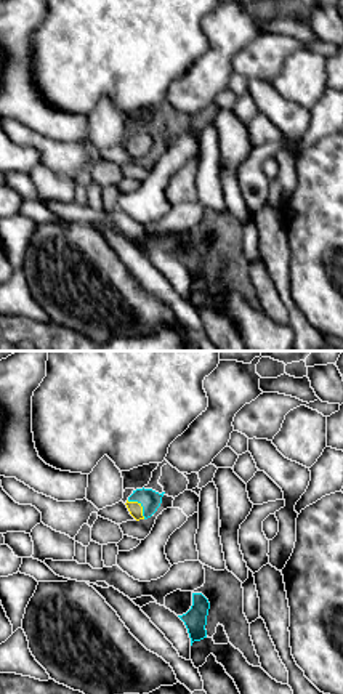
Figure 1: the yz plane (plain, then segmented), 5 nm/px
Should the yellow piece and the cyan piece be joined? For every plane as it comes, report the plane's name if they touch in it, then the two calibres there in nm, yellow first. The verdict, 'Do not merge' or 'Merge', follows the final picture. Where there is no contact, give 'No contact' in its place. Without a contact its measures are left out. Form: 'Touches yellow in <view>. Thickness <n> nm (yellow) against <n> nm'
Touches yellow in yz. Thickness 70 nm (yellow) against 100 nm

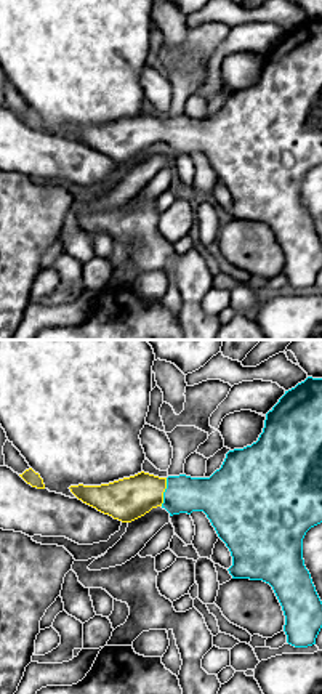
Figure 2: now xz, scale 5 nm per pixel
Touches yellow in xz. Thickness 220 nm (yellow) against 200 nm

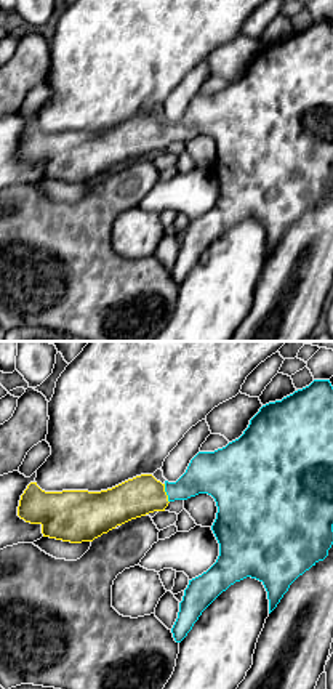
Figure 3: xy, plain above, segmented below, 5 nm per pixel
Touches yellow in xy. Thickness 200 nm (yellow) against 220 nm

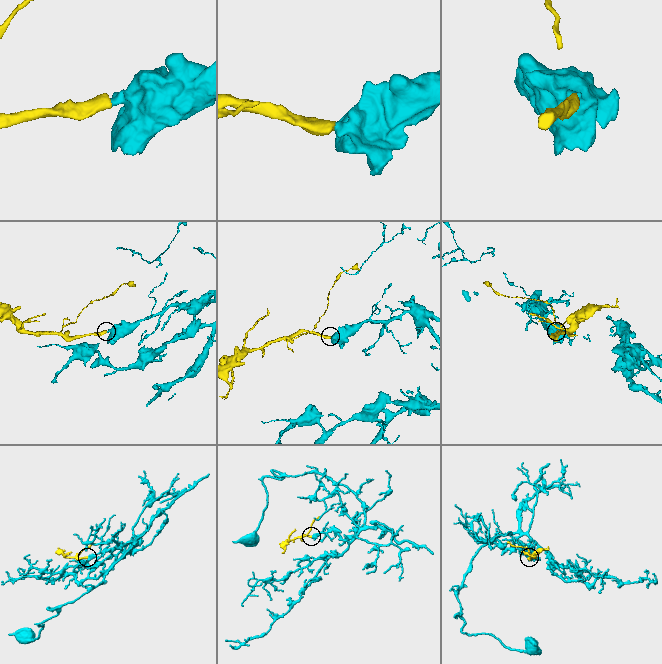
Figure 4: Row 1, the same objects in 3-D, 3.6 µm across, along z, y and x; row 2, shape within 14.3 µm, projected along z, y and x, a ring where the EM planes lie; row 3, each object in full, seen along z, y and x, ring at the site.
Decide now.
Merge

